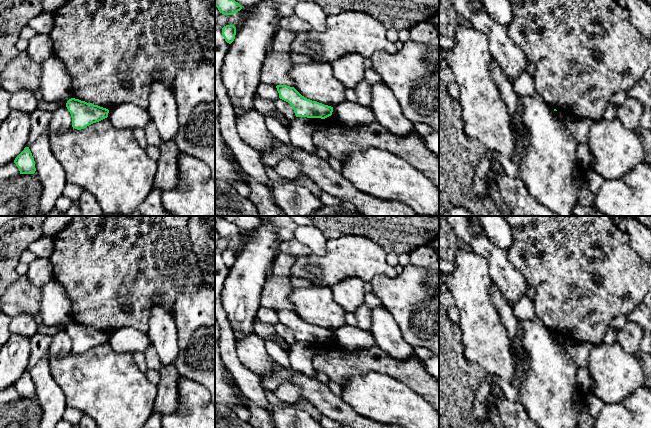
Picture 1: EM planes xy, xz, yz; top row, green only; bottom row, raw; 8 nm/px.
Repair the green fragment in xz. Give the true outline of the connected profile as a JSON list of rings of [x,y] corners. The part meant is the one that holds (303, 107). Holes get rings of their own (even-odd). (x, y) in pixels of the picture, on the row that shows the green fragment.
[[[277,85],[276,88],[279,98],[293,107],[296,117],[325,119],[332,115],[333,107],[305,98],[294,87]]]

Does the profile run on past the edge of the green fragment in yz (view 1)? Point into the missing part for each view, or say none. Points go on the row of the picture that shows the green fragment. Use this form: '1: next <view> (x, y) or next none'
1: next none

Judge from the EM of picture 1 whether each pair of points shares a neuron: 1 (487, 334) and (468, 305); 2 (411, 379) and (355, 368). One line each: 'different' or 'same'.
1: same
2: same

